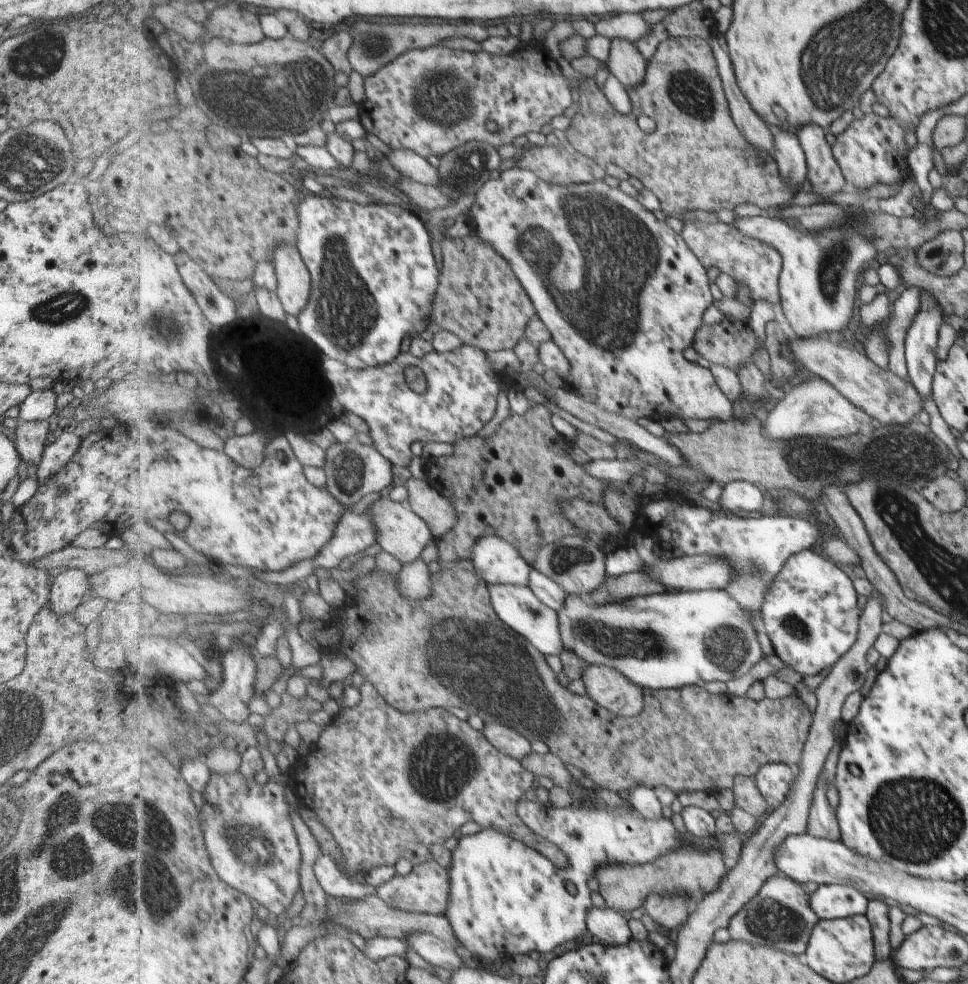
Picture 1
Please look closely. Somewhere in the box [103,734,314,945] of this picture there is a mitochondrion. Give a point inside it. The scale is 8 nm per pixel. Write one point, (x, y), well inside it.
(251, 845)

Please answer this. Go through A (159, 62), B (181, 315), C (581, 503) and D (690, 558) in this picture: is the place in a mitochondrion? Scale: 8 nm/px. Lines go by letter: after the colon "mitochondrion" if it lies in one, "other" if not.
A: other
B: mitochondrion
C: other
D: other

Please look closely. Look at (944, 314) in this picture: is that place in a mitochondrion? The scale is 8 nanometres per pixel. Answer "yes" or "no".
no

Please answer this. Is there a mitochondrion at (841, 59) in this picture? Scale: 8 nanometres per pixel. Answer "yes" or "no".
yes

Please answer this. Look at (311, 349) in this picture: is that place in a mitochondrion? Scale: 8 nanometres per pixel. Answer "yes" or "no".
yes

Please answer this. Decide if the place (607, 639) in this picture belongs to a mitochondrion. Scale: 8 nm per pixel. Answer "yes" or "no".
yes

